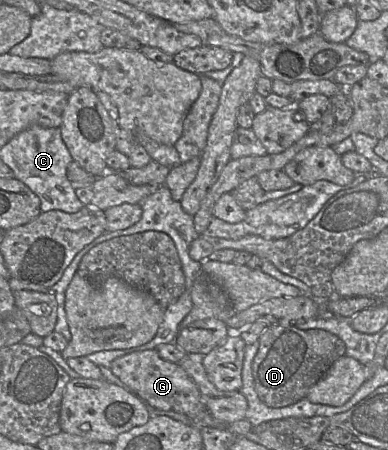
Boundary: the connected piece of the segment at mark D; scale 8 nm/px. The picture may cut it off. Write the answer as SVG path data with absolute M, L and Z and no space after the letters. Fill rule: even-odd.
M269 324L261 334L252 363L254 387L268 407L282 408L306 398L309 390L327 373L333 363L345 355L345 343L323 329L299 329L294 325Z

